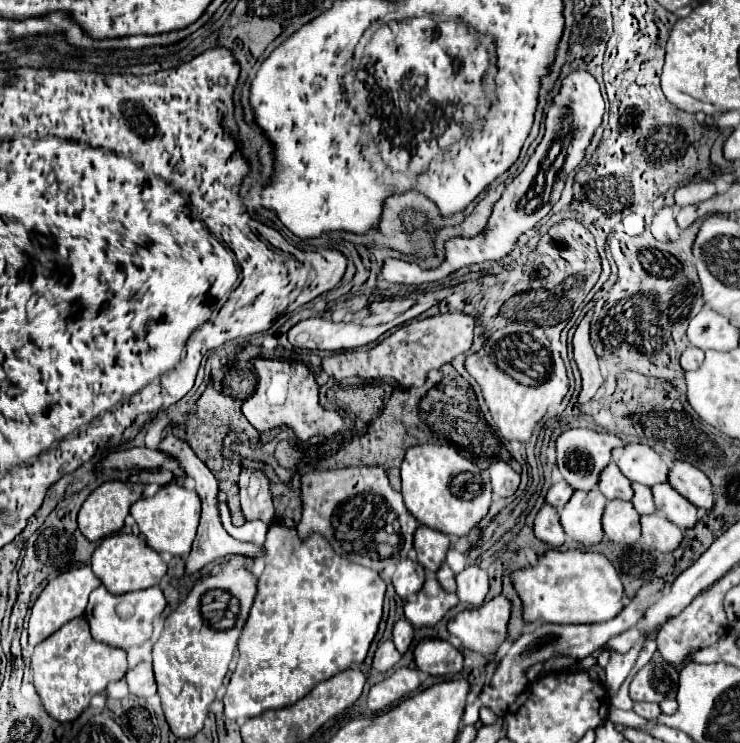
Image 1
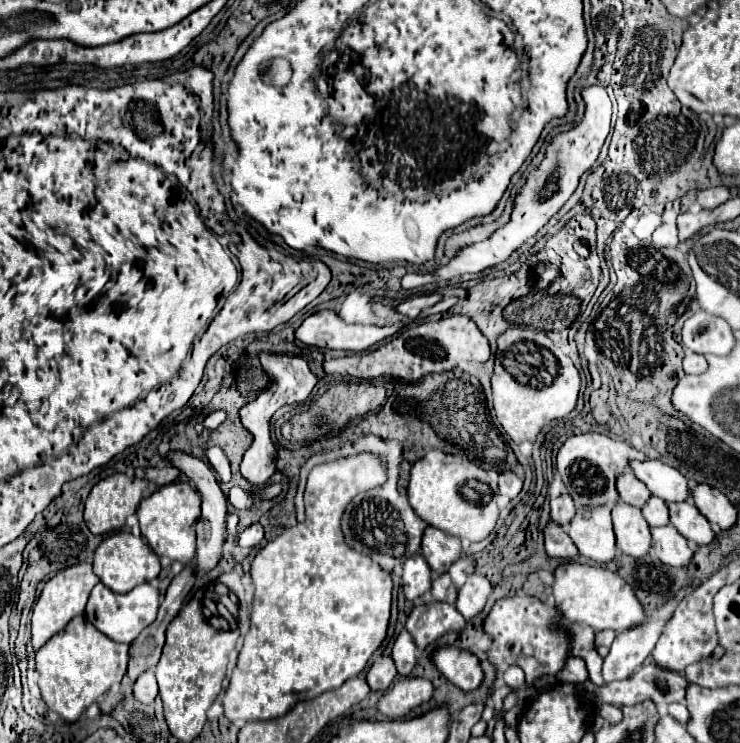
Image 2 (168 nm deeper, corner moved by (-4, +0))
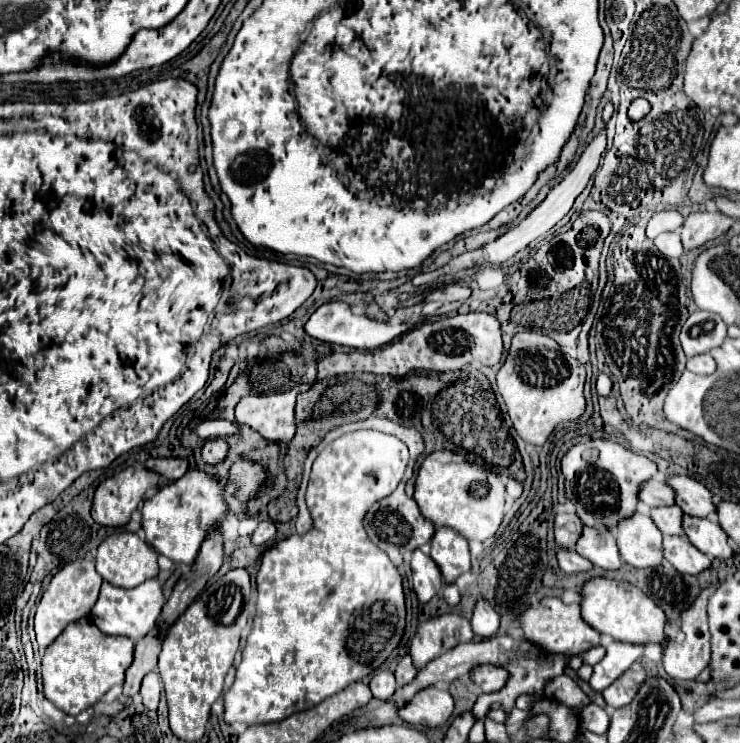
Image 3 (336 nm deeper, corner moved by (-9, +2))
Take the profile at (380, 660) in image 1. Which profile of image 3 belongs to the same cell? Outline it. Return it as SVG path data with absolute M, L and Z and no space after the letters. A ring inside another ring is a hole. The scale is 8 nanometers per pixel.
M375 670L369 686L371 686L371 692L375 698L387 700L395 692L395 676L391 670Z

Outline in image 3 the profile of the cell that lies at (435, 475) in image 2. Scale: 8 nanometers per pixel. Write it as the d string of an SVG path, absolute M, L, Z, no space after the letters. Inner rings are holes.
M447 450L431 452L419 468L415 480L415 502L421 514L435 526L449 526L467 540L487 540L495 536L505 514L505 484L497 474L485 472L471 462L459 462Z

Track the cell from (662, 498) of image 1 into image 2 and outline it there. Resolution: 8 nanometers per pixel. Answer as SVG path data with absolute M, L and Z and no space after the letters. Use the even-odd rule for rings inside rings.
M678 502L670 506L670 524L694 546L708 546L716 540L710 522L698 512L692 502Z

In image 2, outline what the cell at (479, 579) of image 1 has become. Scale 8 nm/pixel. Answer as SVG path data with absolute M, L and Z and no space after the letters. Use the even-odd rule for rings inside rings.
M472 574L466 580L466 584L458 590L458 602L456 602L458 612L466 620L472 620L474 616L478 616L484 610L484 606L486 606L490 590L492 590L492 586L490 586L488 578Z

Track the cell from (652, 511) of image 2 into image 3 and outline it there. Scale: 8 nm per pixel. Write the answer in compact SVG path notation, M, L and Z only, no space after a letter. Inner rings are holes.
M675 504L673 506L657 506L651 510L651 518L657 524L657 528L669 536L683 532L681 530L681 516L683 516L683 512Z

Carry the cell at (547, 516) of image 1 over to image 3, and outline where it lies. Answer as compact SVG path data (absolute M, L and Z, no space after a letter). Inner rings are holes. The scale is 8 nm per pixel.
M563 548L557 550L557 560L559 560L559 568L565 574L575 574L575 572L583 572L583 570L591 570L593 564L583 558L581 554L577 554L575 548Z

